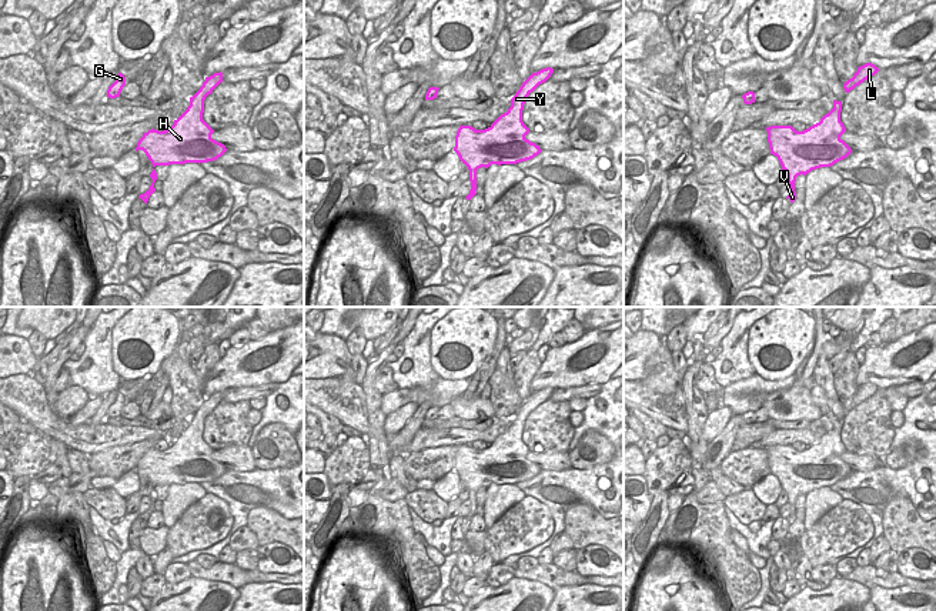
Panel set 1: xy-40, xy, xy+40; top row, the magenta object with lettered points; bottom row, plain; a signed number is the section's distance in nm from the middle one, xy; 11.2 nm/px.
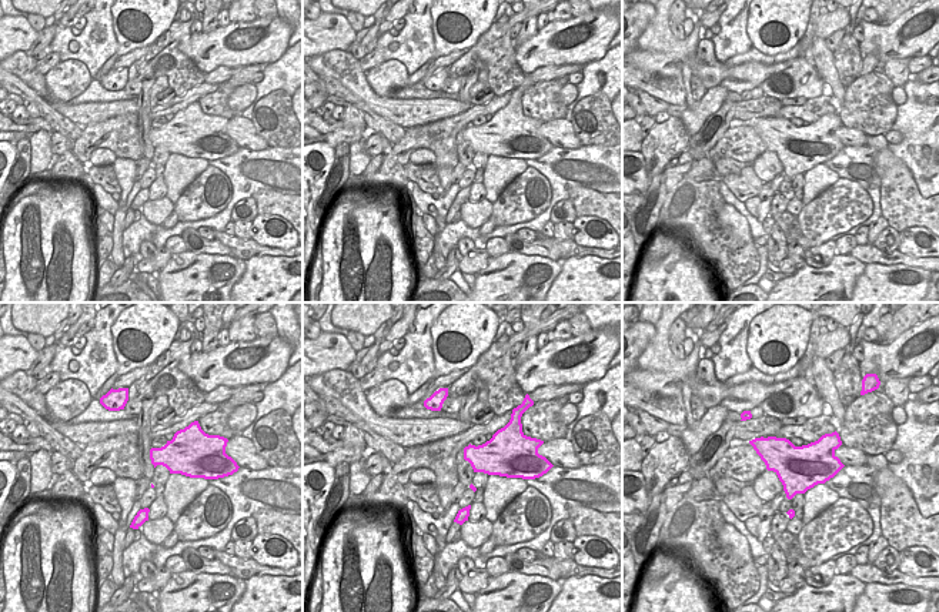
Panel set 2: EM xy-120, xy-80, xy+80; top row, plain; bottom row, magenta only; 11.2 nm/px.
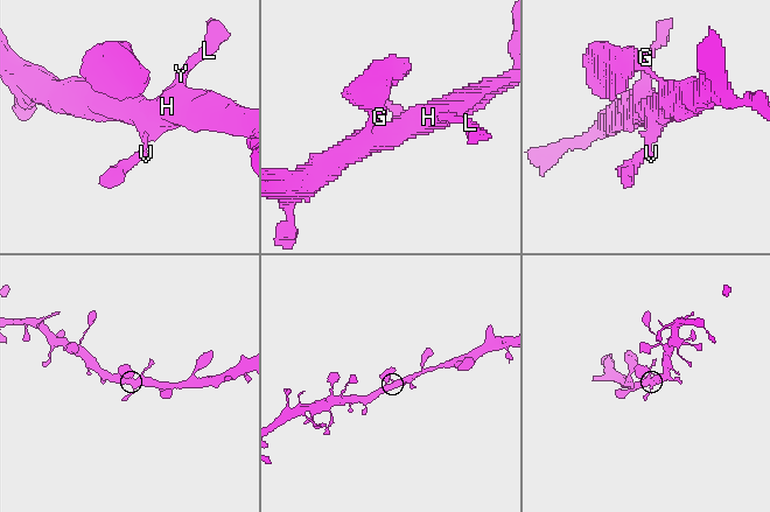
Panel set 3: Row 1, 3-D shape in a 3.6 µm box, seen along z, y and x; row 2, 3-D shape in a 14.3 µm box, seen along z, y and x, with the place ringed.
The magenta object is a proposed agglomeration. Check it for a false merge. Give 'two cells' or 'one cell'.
one cell

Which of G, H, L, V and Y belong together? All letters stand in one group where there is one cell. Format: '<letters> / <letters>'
G H L V Y

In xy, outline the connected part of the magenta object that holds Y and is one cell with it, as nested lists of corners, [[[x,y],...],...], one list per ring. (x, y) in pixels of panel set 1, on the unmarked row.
[[[551,387],[532,393],[511,418],[508,431],[488,448],[475,450],[471,445],[459,445],[454,471],[469,490],[471,510],[467,520],[477,514],[478,488],[488,488],[491,484],[517,484],[531,480],[542,471],[539,465],[525,458],[529,448],[522,441],[522,430],[526,417],[552,393]]]

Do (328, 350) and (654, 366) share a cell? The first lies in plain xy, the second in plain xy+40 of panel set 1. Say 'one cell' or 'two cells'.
two cells

